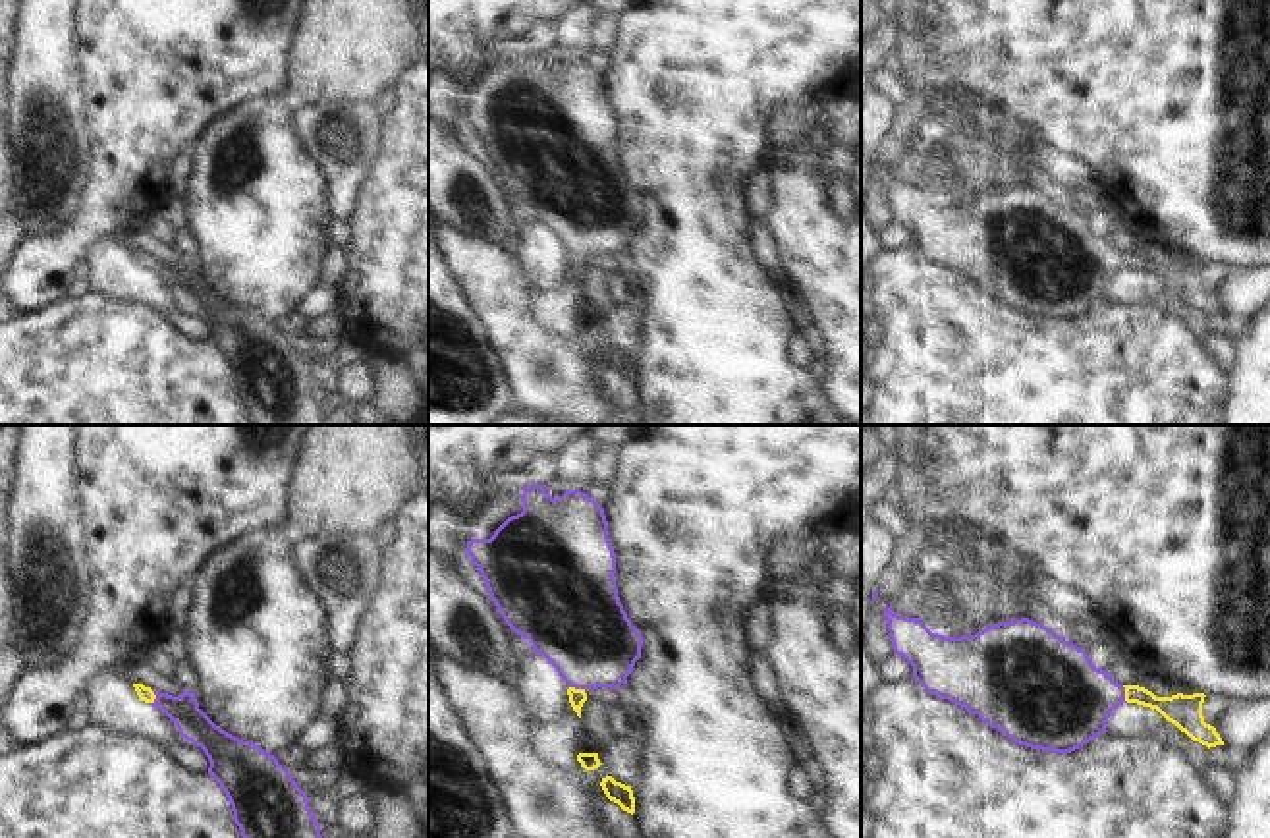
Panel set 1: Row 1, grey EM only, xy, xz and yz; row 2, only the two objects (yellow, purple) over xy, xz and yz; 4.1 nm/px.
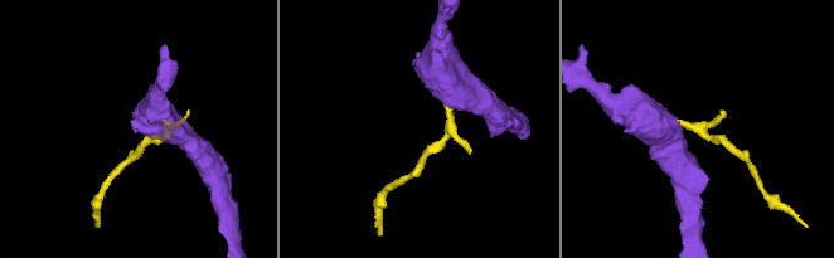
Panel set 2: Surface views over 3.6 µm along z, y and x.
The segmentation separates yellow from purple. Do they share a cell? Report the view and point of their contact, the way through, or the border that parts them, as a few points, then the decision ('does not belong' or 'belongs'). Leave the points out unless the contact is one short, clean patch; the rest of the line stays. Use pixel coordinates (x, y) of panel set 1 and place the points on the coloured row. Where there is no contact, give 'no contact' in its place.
contact xy (155, 698); way xy (145, 694), (155, 698), (178, 709), (193, 725); belongs

